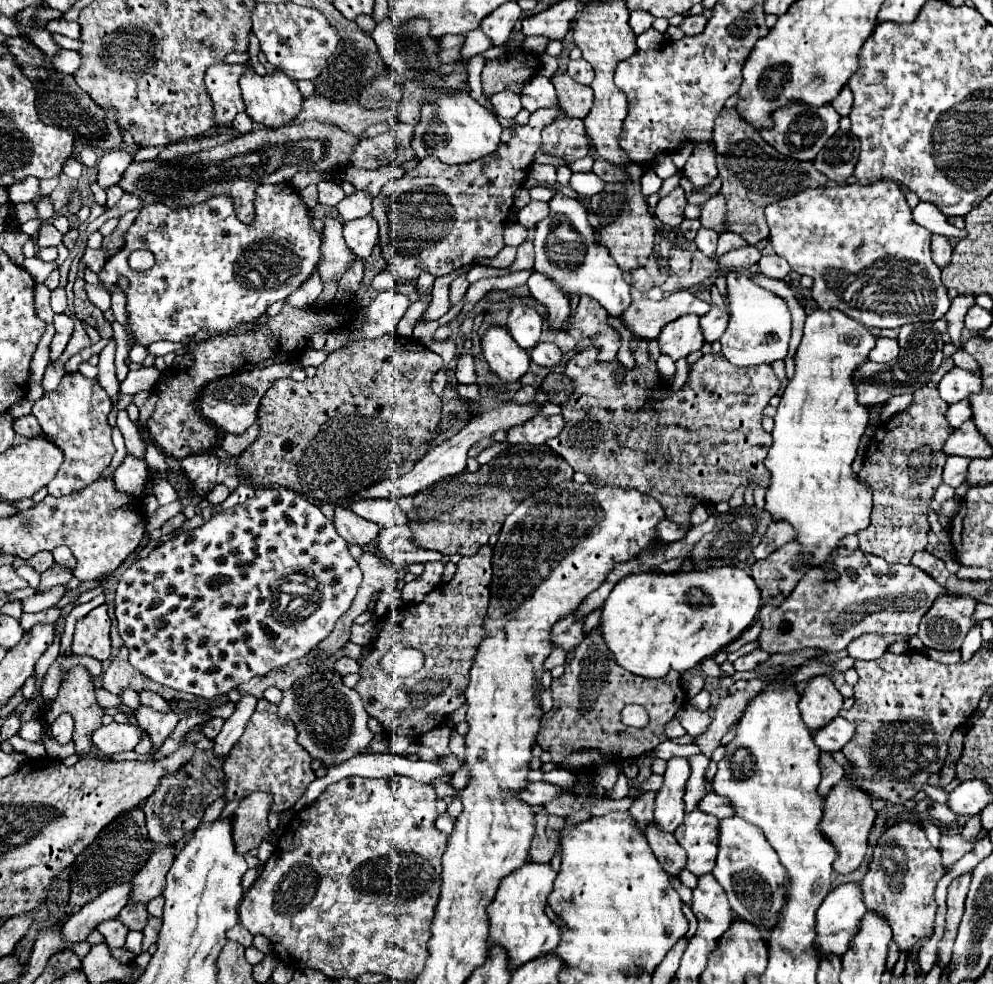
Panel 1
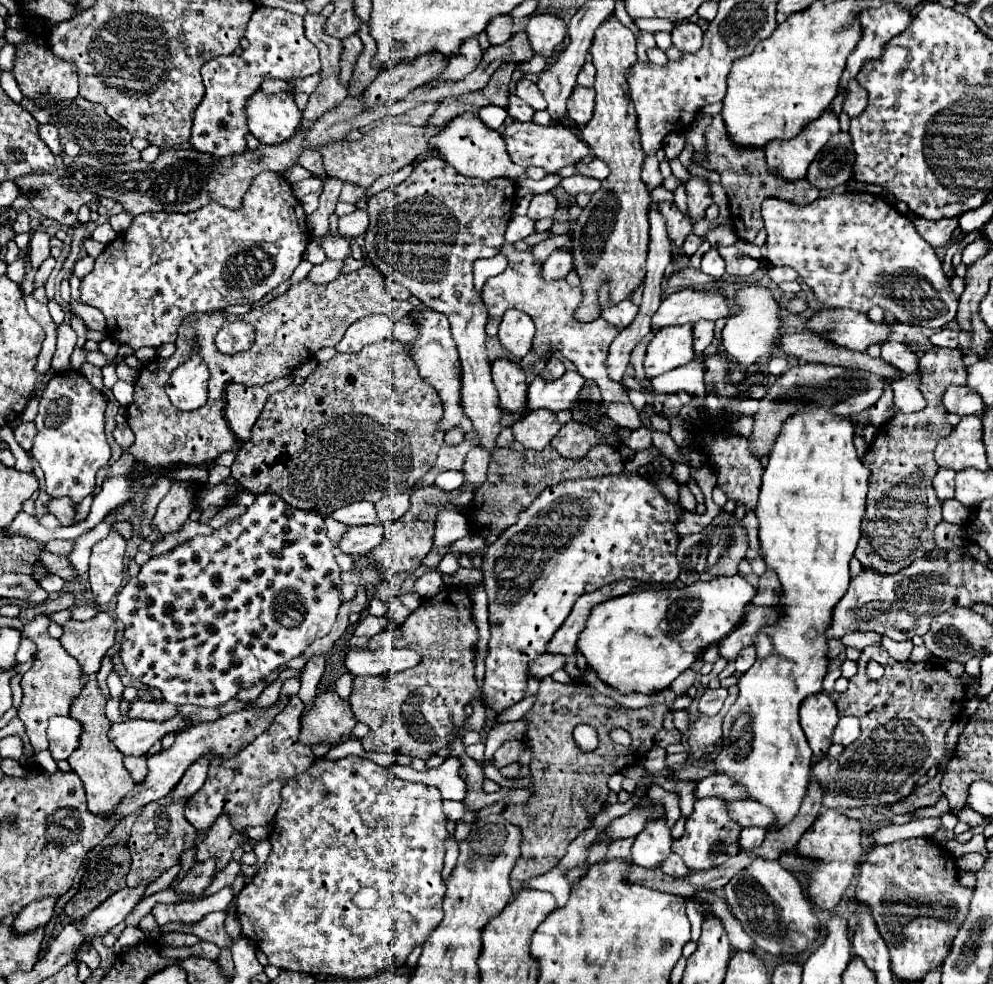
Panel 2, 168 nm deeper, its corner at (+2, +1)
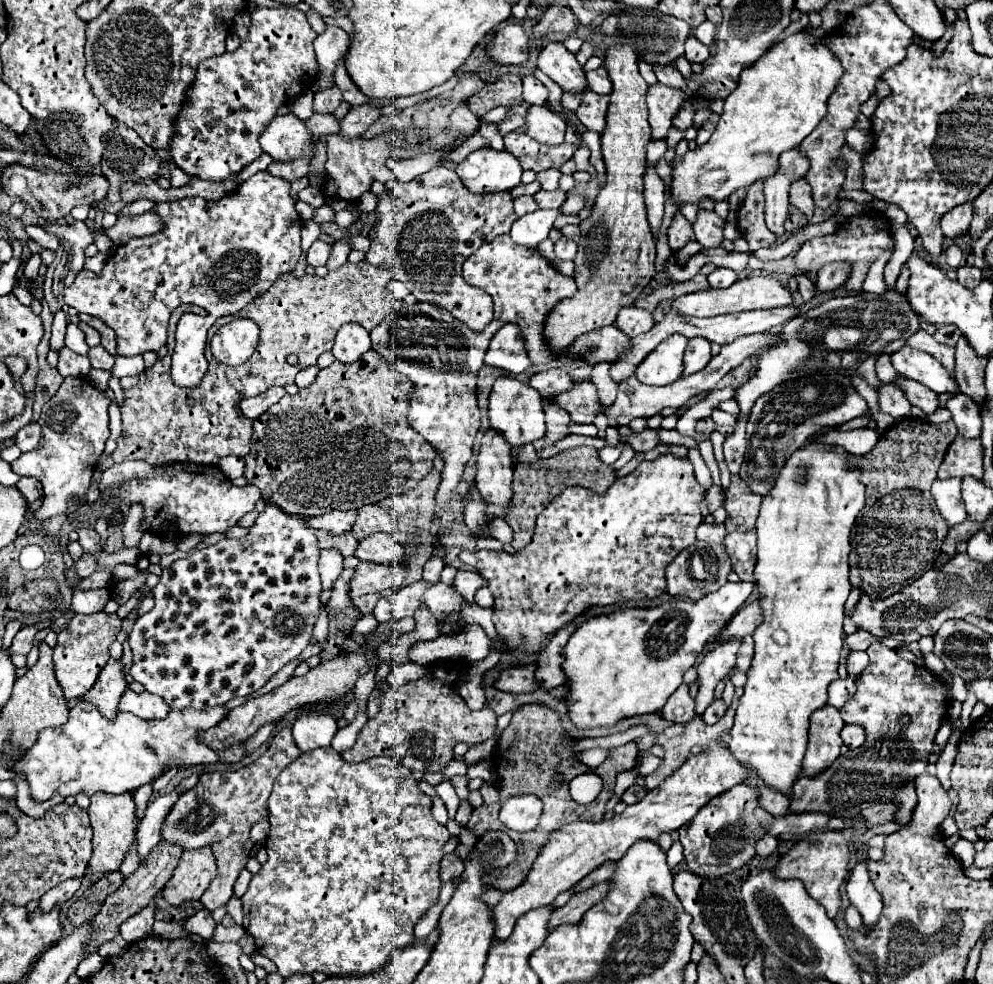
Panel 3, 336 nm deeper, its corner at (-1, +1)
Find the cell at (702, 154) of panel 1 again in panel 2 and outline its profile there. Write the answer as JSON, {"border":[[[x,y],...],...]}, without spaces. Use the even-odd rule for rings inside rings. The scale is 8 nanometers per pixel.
{"border":[[[692,175],[692,179],[686,183],[686,193],[688,193],[688,217],[696,223],[696,221],[704,219],[704,213],[706,213],[708,205],[712,203],[710,187],[706,185],[706,181],[702,177]]]}

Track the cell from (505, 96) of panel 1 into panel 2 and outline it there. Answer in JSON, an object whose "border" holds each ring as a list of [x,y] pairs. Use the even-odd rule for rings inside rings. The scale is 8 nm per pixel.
{"border":[[[510,95],[510,105],[508,105],[508,115],[512,117],[512,119],[516,119],[516,121],[520,121],[520,123],[528,123],[528,121],[532,121],[532,117],[534,117],[534,109],[528,105],[528,103],[524,103],[522,99],[518,99],[518,97],[514,97],[514,95]]]}

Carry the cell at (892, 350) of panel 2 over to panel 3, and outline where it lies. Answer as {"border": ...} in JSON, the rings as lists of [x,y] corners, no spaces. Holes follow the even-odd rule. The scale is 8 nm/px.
{"border":[[[903,345],[895,355],[891,355],[891,363],[895,371],[903,377],[915,379],[935,393],[955,393],[955,381],[951,373],[929,353],[917,351],[909,345]]]}

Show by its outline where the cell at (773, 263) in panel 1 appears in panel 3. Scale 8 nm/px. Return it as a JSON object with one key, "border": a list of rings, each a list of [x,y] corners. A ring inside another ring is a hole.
{"border":[[[803,273],[793,275],[793,277],[795,277],[797,285],[799,285],[799,293],[801,293],[803,301],[811,301],[815,297],[815,293],[813,293],[813,281],[807,275],[803,275]]]}

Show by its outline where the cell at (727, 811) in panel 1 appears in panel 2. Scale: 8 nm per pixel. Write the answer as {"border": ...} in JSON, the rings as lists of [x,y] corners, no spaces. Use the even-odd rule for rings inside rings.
{"border":[[[752,799],[732,801],[732,803],[728,803],[728,809],[730,809],[732,819],[736,819],[742,827],[768,829],[768,827],[776,825],[776,815],[768,807],[764,807],[758,801],[752,801]]]}

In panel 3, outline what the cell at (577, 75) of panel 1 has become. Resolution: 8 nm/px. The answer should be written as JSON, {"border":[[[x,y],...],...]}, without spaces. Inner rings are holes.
{"border":[[[605,67],[587,71],[585,75],[587,75],[587,83],[589,83],[589,89],[591,89],[591,91],[601,93],[601,95],[607,95],[607,93],[611,91],[611,81],[609,81],[609,77],[607,77]]]}

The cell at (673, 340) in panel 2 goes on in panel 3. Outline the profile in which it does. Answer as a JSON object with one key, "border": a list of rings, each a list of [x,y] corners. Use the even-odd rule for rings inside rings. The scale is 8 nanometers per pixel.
{"border":[[[669,335],[637,365],[637,379],[645,385],[669,385],[677,381],[683,375],[683,353],[687,341],[685,335]]]}

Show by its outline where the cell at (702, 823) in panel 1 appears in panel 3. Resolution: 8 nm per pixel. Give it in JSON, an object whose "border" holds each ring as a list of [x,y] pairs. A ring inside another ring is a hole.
{"border":[[[735,785],[733,789],[713,797],[691,821],[679,829],[679,841],[687,869],[703,877],[721,877],[749,865],[755,855],[755,841],[765,833],[763,819],[771,815],[759,807],[757,789],[747,785]]]}

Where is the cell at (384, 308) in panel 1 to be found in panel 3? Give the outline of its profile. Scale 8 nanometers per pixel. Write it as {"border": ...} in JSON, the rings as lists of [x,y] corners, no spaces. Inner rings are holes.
{"border":[[[347,323],[339,329],[335,337],[333,355],[341,363],[353,363],[369,349],[371,349],[369,331],[365,327],[359,327],[359,323]]]}

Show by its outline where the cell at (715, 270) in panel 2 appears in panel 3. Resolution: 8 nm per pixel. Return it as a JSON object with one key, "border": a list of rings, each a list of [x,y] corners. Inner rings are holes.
{"border":[[[717,267],[713,273],[707,275],[707,279],[709,279],[709,285],[711,287],[731,287],[737,281],[737,275],[731,269]]]}

